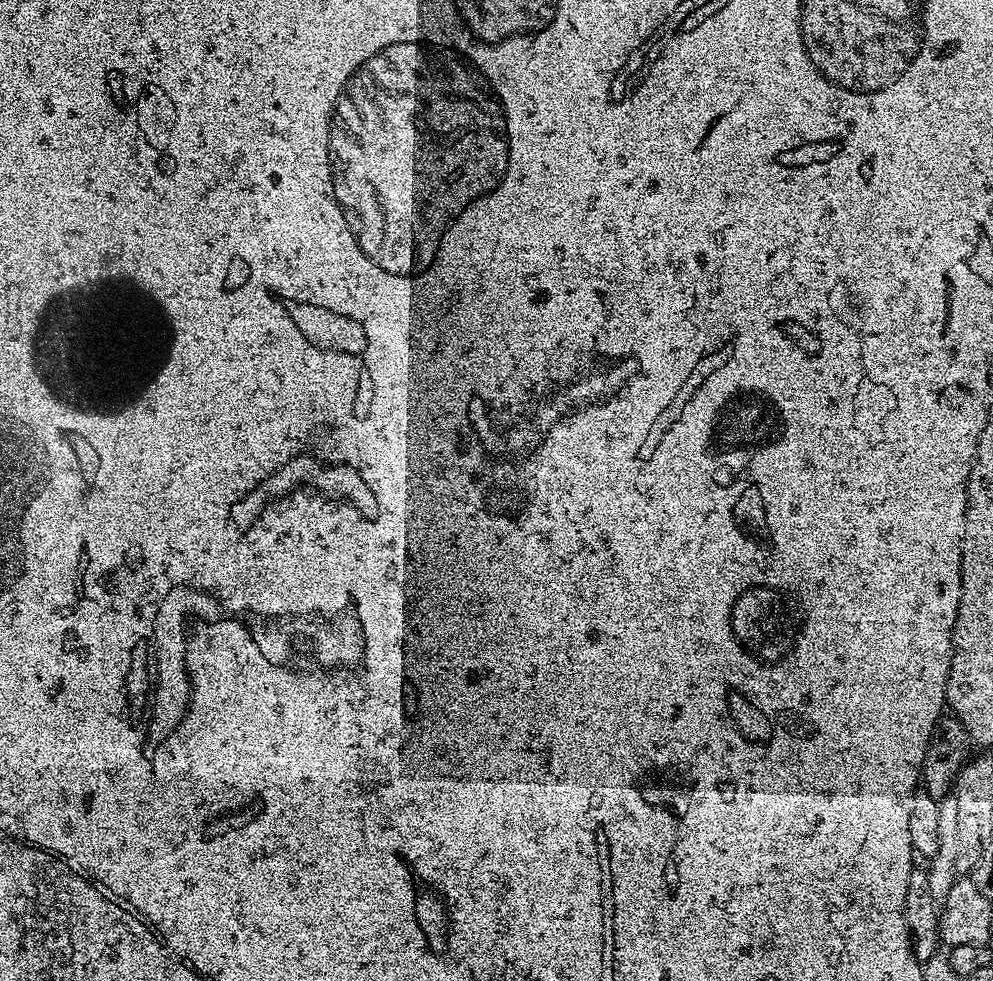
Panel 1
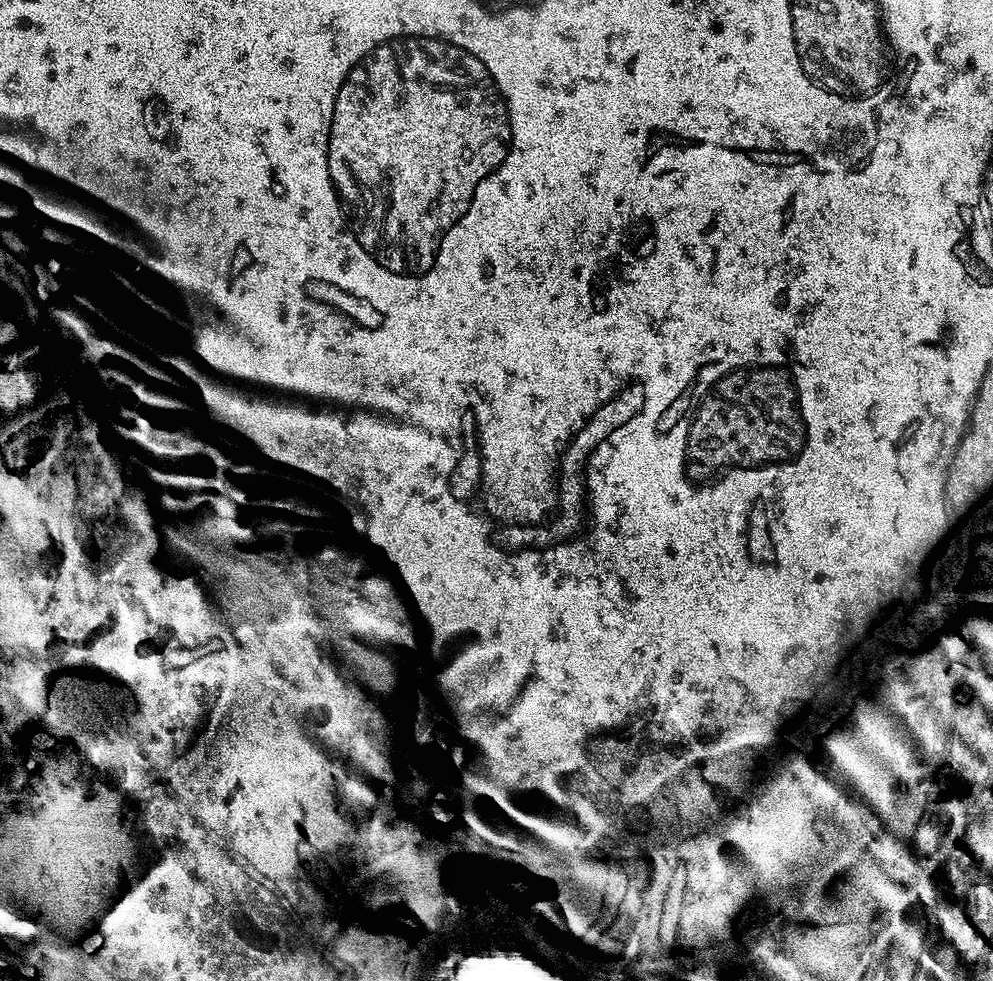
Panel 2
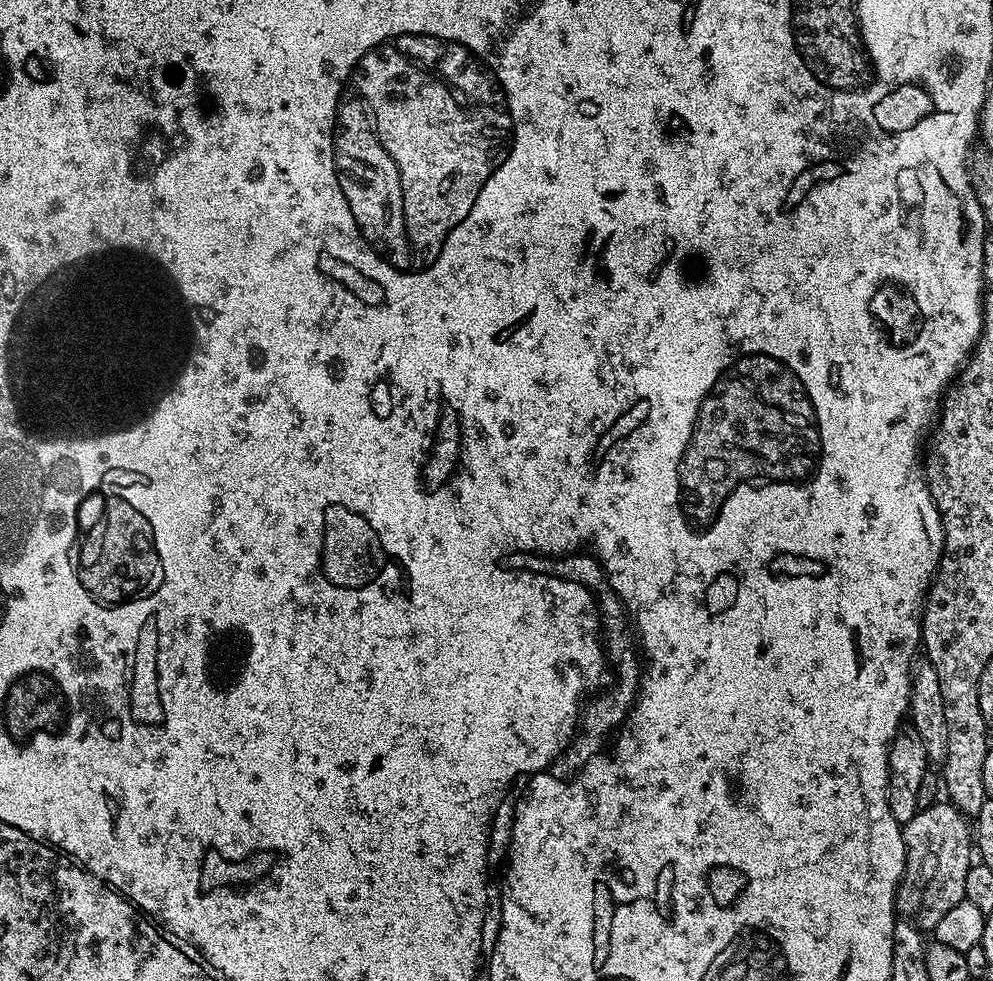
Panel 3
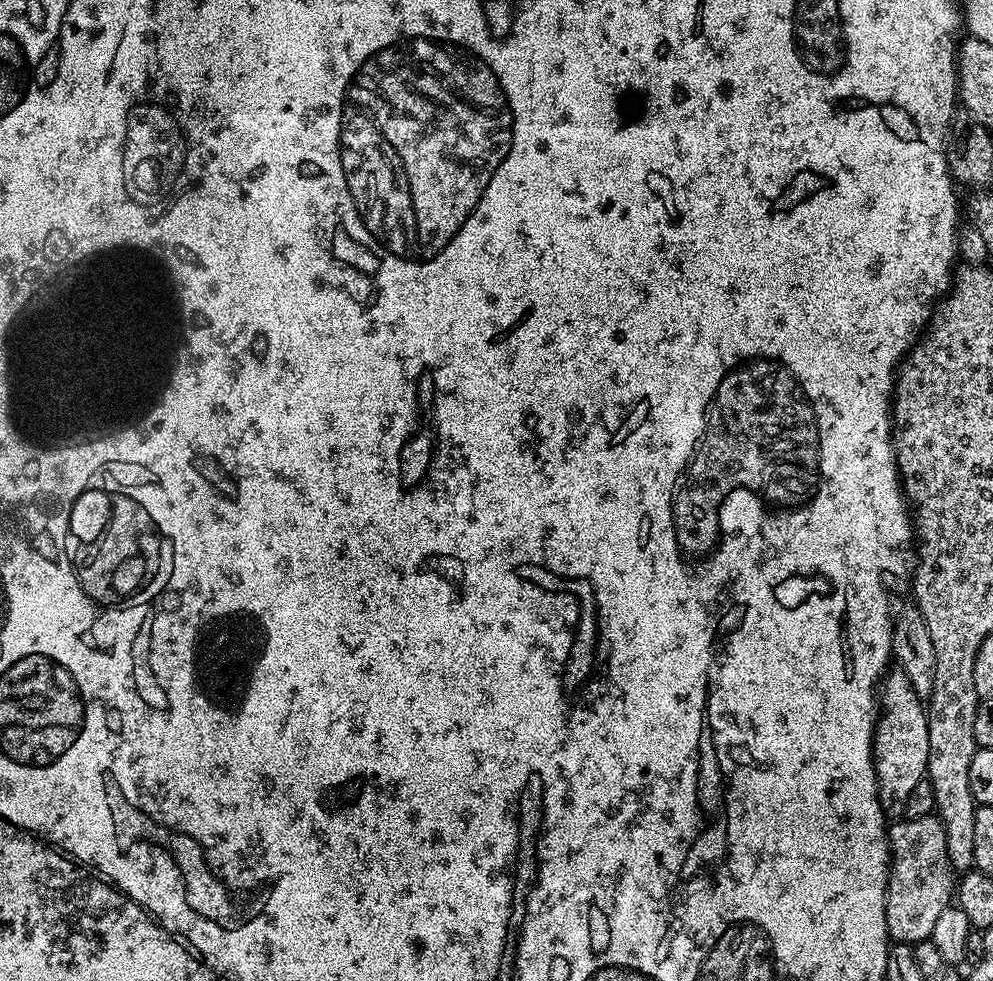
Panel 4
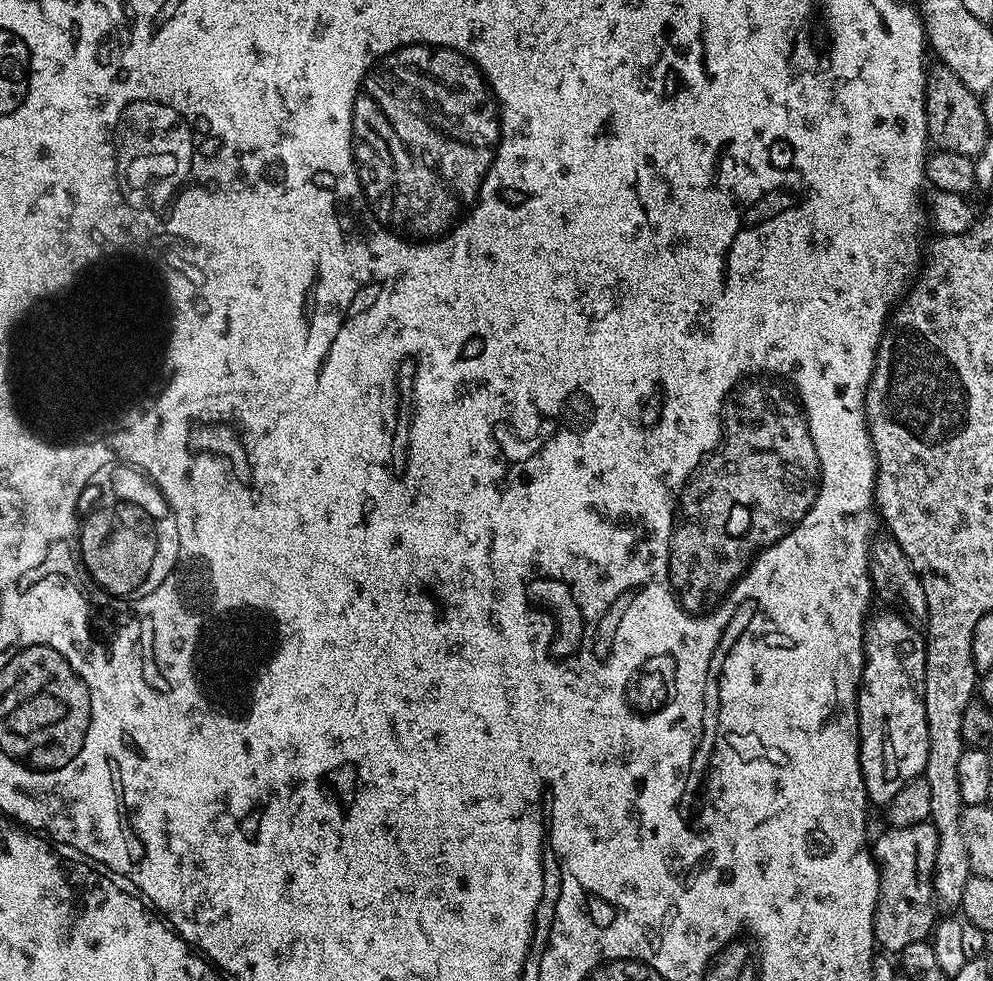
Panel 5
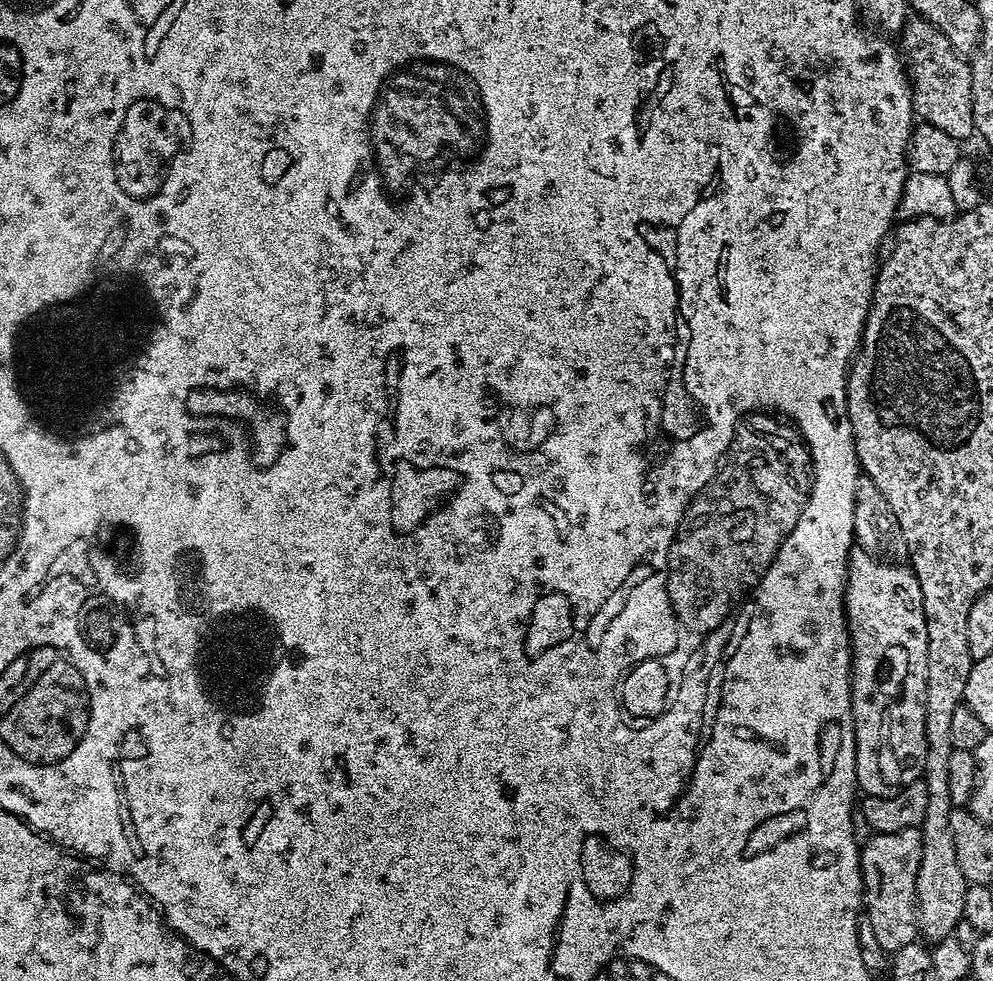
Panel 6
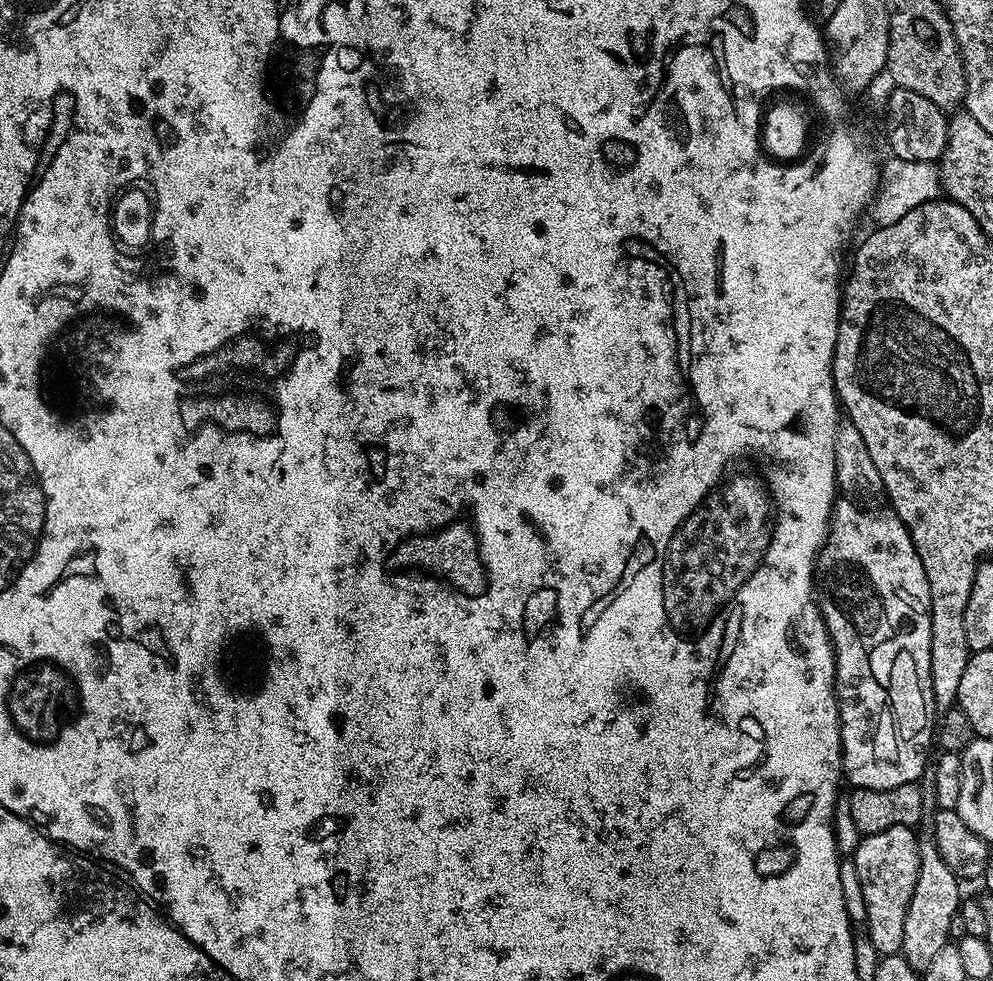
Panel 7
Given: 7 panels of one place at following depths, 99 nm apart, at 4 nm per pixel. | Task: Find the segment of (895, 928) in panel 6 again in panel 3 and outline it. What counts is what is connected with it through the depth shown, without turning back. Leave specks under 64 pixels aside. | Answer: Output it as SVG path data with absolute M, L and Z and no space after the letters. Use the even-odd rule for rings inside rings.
M937 802L929 809L916 811L914 818L902 825L902 831L906 858L900 885L896 887L896 910L905 921L911 921L920 932L928 934L942 922L946 910L965 900L966 874L974 863L974 828L969 817L962 815L953 804Z

